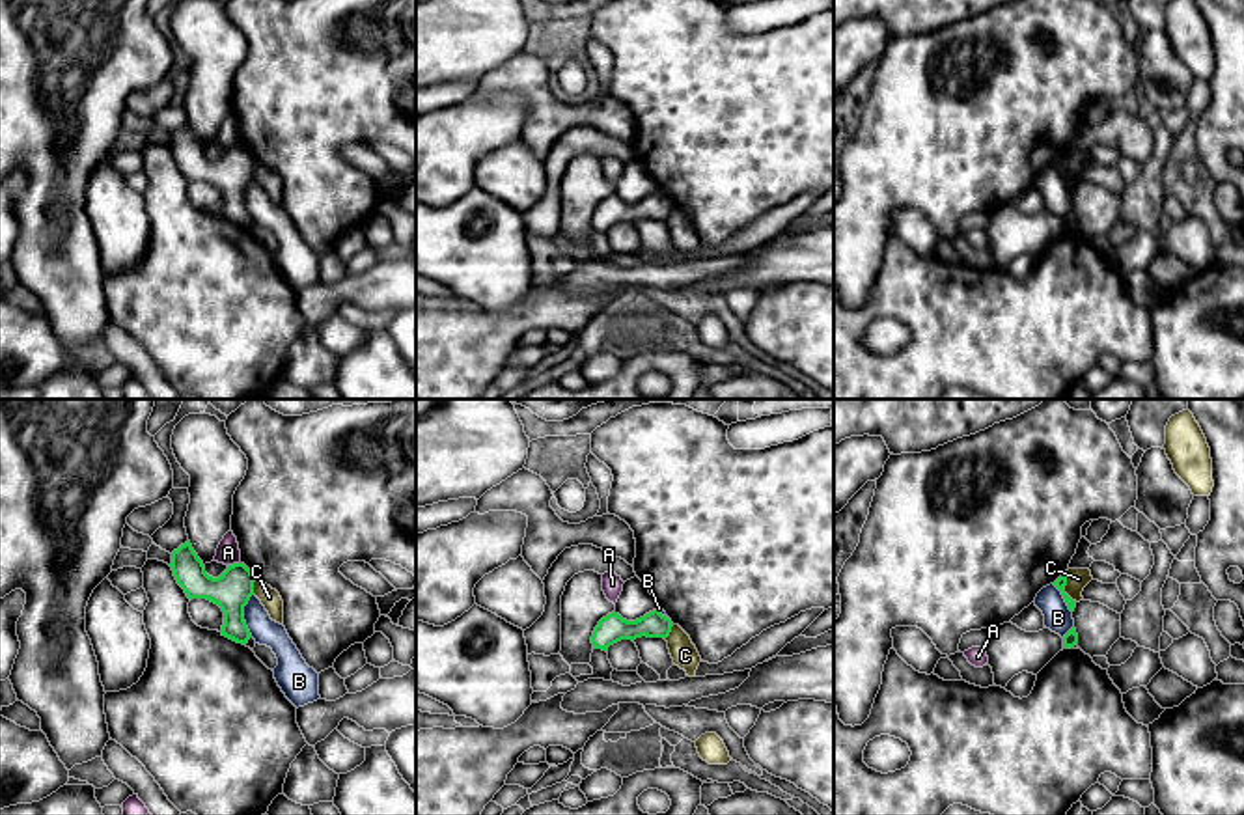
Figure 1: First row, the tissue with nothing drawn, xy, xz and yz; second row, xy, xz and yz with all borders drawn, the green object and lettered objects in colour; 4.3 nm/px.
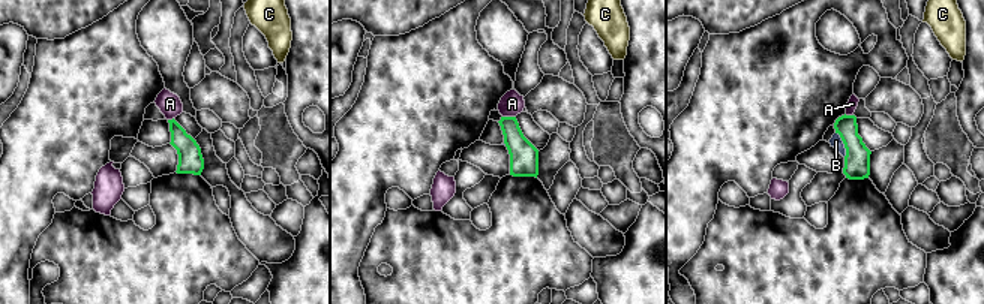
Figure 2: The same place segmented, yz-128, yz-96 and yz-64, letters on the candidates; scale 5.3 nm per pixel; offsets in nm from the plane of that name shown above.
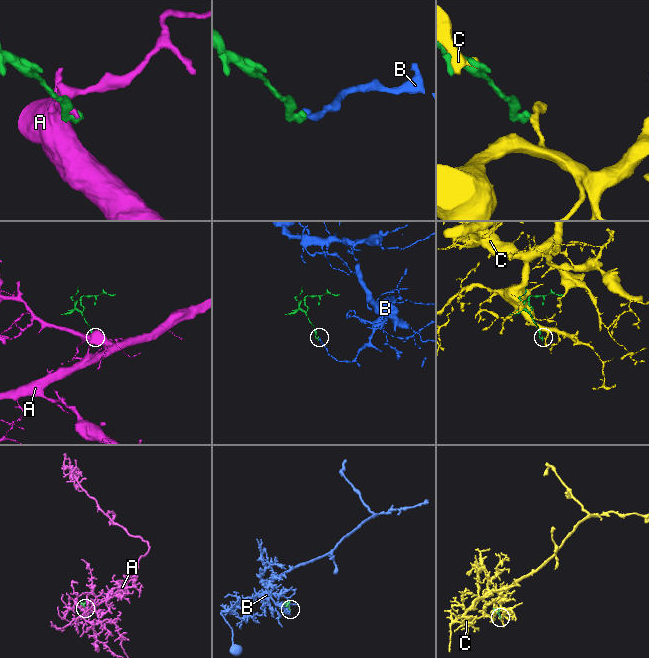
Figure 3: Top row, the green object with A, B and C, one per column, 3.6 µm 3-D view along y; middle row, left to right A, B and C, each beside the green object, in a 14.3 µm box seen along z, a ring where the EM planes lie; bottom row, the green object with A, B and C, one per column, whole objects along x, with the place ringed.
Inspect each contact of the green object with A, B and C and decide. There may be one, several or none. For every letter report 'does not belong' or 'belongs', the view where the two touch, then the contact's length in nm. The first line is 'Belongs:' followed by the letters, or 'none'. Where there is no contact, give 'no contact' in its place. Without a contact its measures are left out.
Belongs: none
A: does not belong; meets green in xy; contact 60 nm long
B: does not belong; meets green in xy; contact 190 nm long
C: does not belong; meets green in yz; contact 140 nm long

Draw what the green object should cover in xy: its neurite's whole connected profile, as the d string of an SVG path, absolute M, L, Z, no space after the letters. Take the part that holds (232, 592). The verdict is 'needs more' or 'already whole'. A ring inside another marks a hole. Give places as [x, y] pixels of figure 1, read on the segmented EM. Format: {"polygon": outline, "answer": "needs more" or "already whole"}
{"polygon": "M190 541L172 552L170 567L190 601L207 599L222 608L222 636L246 645L252 638L244 621L244 606L254 595L256 578L252 571L239 561L228 565L218 578L213 578L205 573L205 565L194 552Z", "answer": "already whole"}

